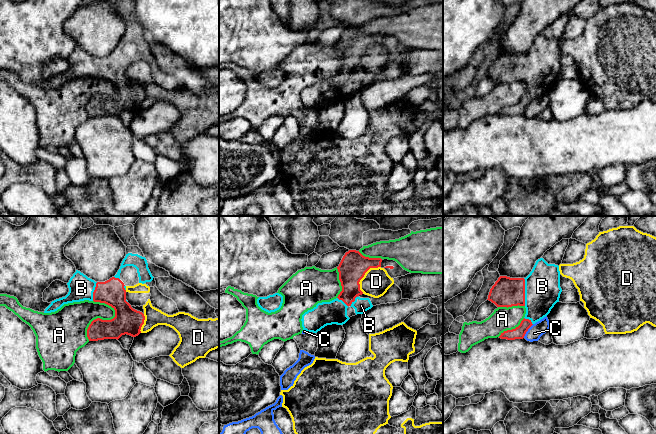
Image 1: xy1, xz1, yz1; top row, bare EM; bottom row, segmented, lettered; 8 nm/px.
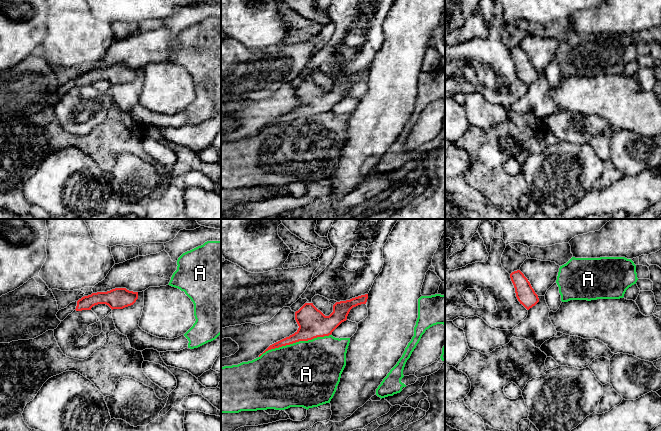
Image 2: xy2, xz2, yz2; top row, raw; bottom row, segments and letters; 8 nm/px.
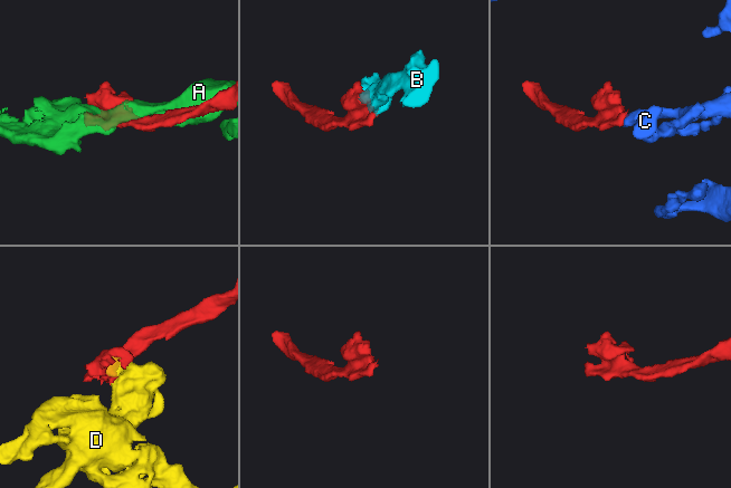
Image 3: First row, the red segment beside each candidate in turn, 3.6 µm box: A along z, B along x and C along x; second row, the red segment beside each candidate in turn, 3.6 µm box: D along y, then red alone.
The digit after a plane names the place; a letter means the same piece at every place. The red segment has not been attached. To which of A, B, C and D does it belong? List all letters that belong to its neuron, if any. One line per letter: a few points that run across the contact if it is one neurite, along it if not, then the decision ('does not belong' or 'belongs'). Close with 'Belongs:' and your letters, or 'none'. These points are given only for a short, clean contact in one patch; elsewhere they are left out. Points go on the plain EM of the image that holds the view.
A: does not belong
B: belongs
C: line yz1 (533, 100), (523, 113); does not belong
D: does not belong
Belongs: B

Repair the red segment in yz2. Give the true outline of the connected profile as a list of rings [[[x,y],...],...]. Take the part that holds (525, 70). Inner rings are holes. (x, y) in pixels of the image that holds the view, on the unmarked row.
[[[520,46],[512,48],[510,50],[510,54],[514,61],[518,77],[527,86],[529,86],[539,78],[538,71],[535,69],[530,58]]]

